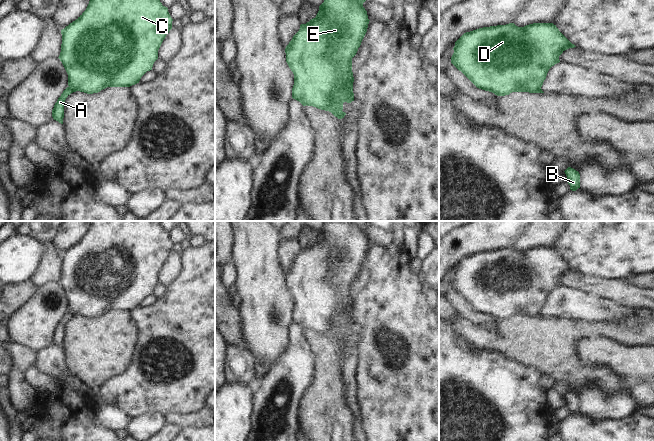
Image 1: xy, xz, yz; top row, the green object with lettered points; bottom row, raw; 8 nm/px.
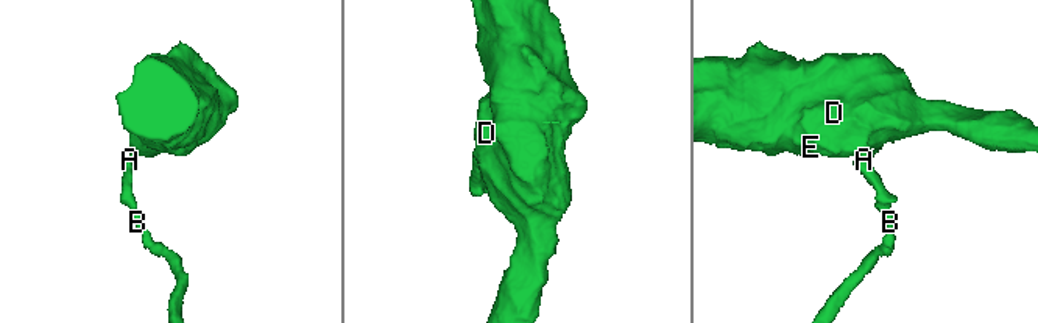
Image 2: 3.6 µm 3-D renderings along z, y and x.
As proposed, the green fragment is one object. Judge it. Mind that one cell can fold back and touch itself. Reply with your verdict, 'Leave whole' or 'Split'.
Split

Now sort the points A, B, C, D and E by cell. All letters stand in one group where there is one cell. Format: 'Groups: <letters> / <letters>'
Groups: A B / C D E

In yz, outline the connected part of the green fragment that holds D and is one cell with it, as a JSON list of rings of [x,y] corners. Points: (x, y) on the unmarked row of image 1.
[[[509,247],[464,257],[455,266],[451,287],[477,312],[497,320],[512,316],[535,317],[541,313],[549,293],[560,286],[559,280],[574,271],[553,247],[533,247],[524,251]]]

